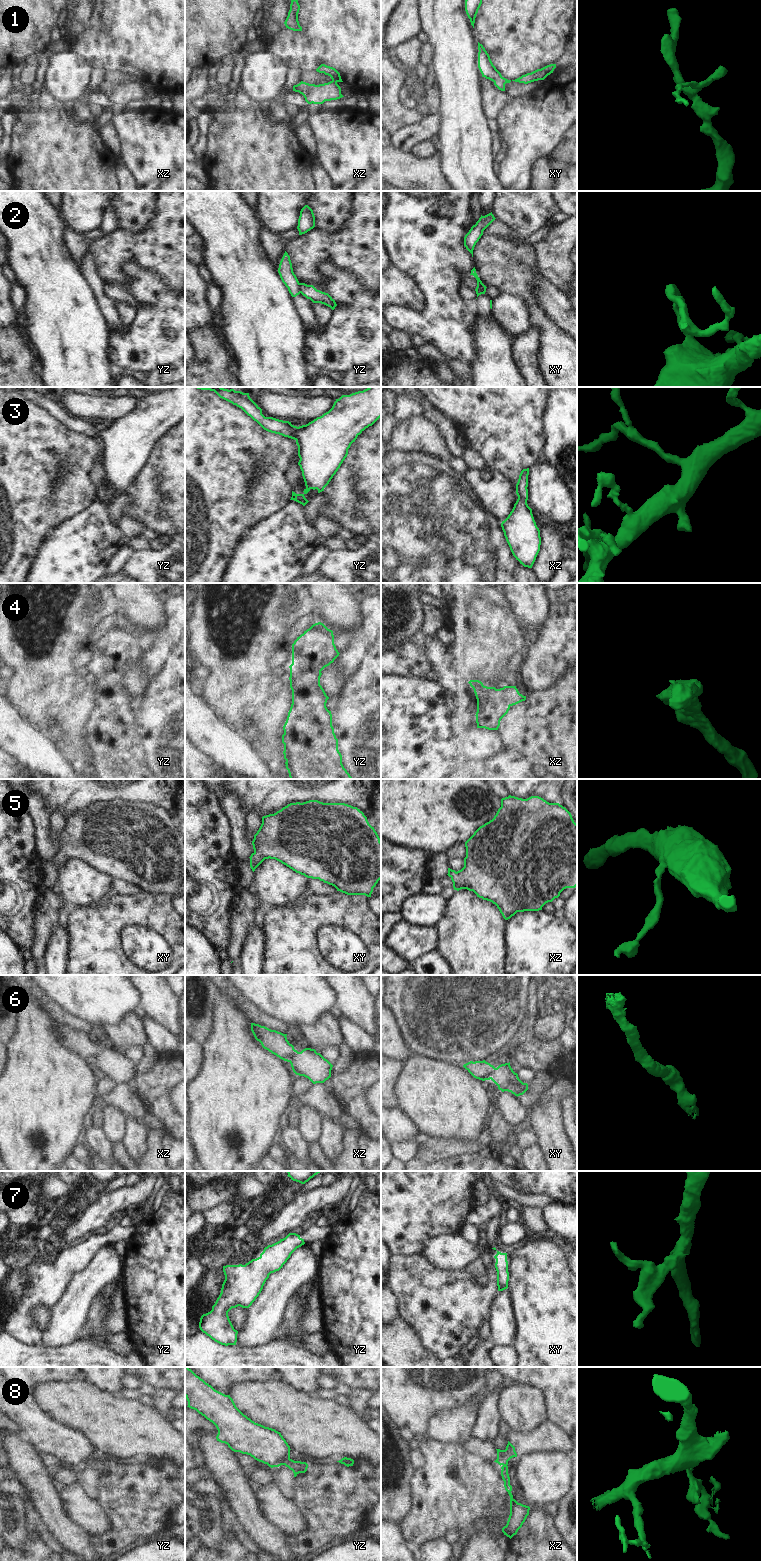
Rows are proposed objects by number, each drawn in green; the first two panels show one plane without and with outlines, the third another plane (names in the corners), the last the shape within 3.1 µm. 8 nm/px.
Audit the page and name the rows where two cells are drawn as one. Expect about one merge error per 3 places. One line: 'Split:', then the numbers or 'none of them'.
Split: 2, 8

